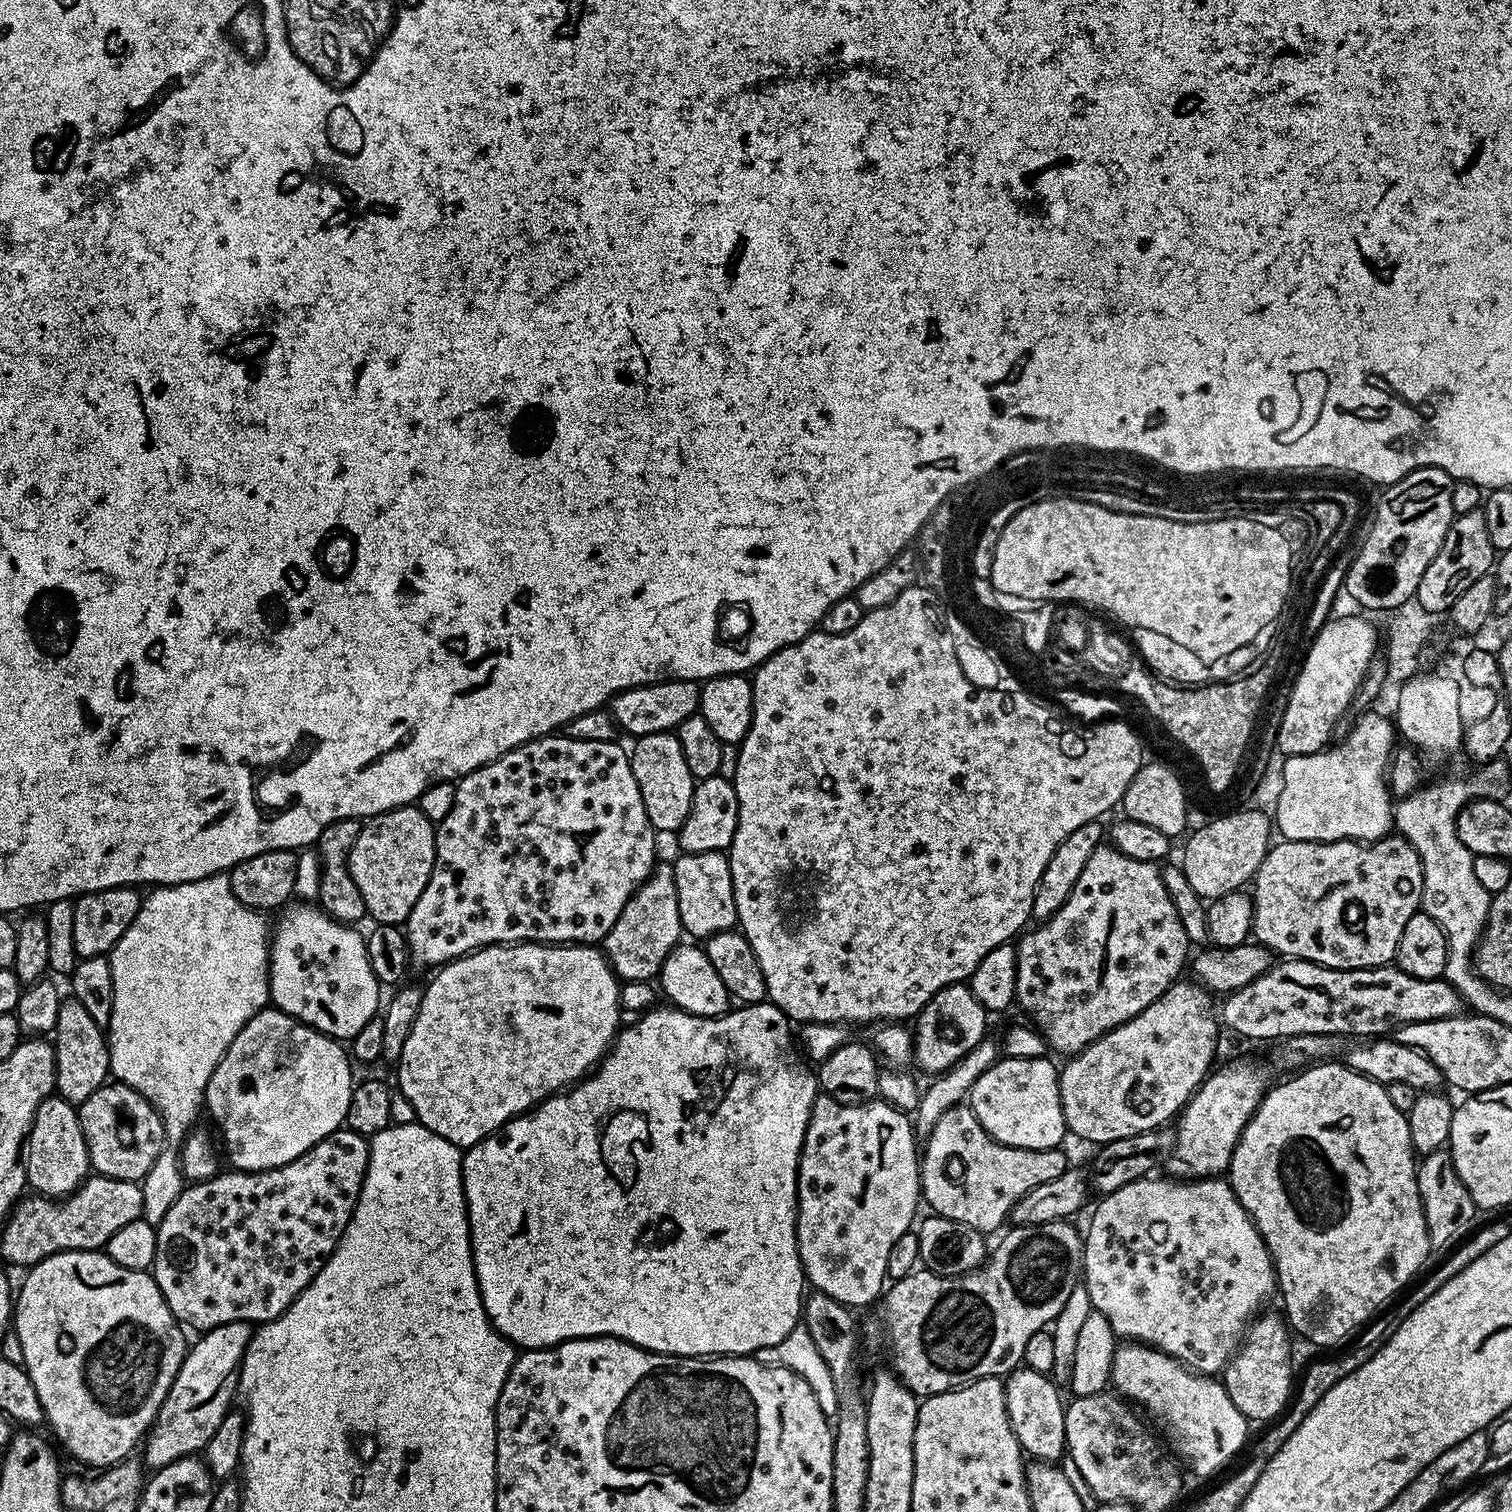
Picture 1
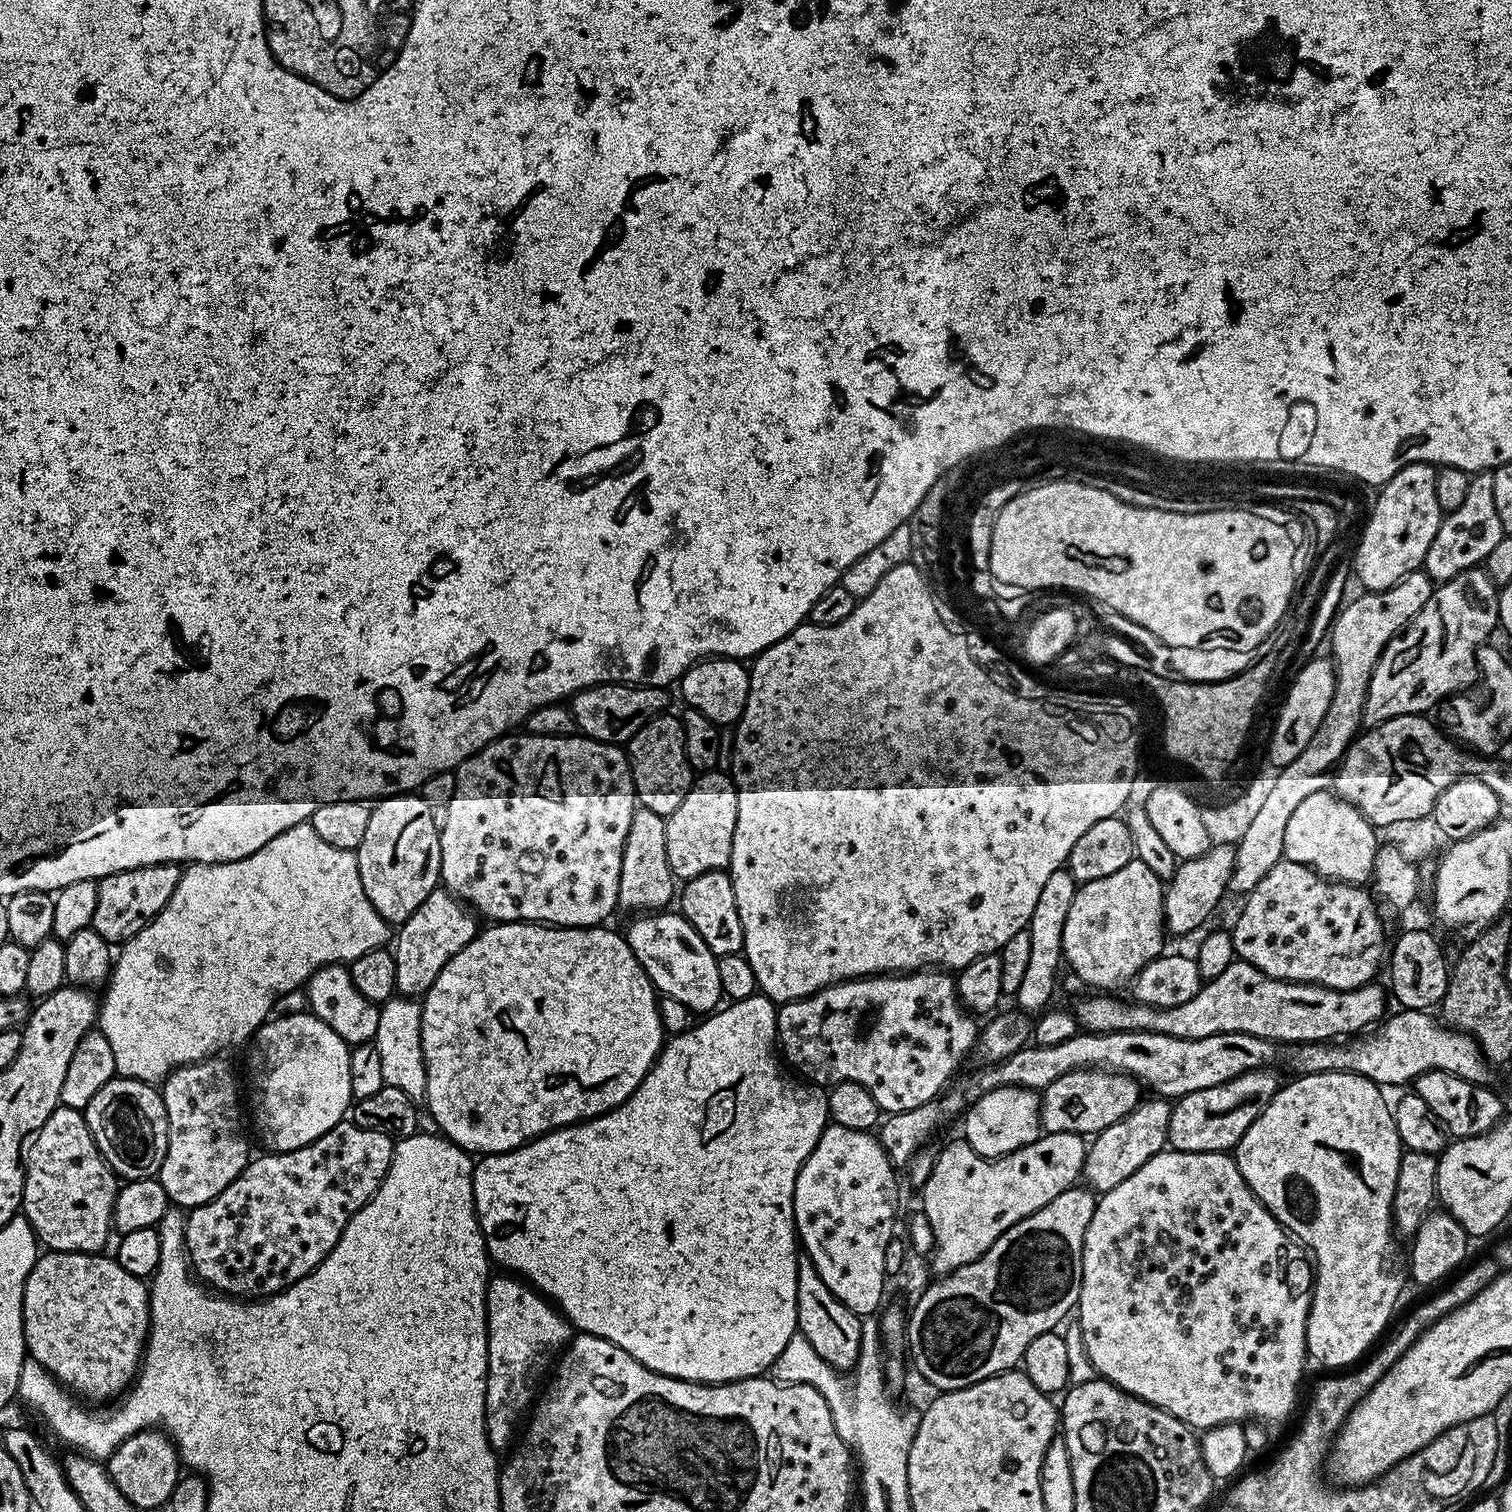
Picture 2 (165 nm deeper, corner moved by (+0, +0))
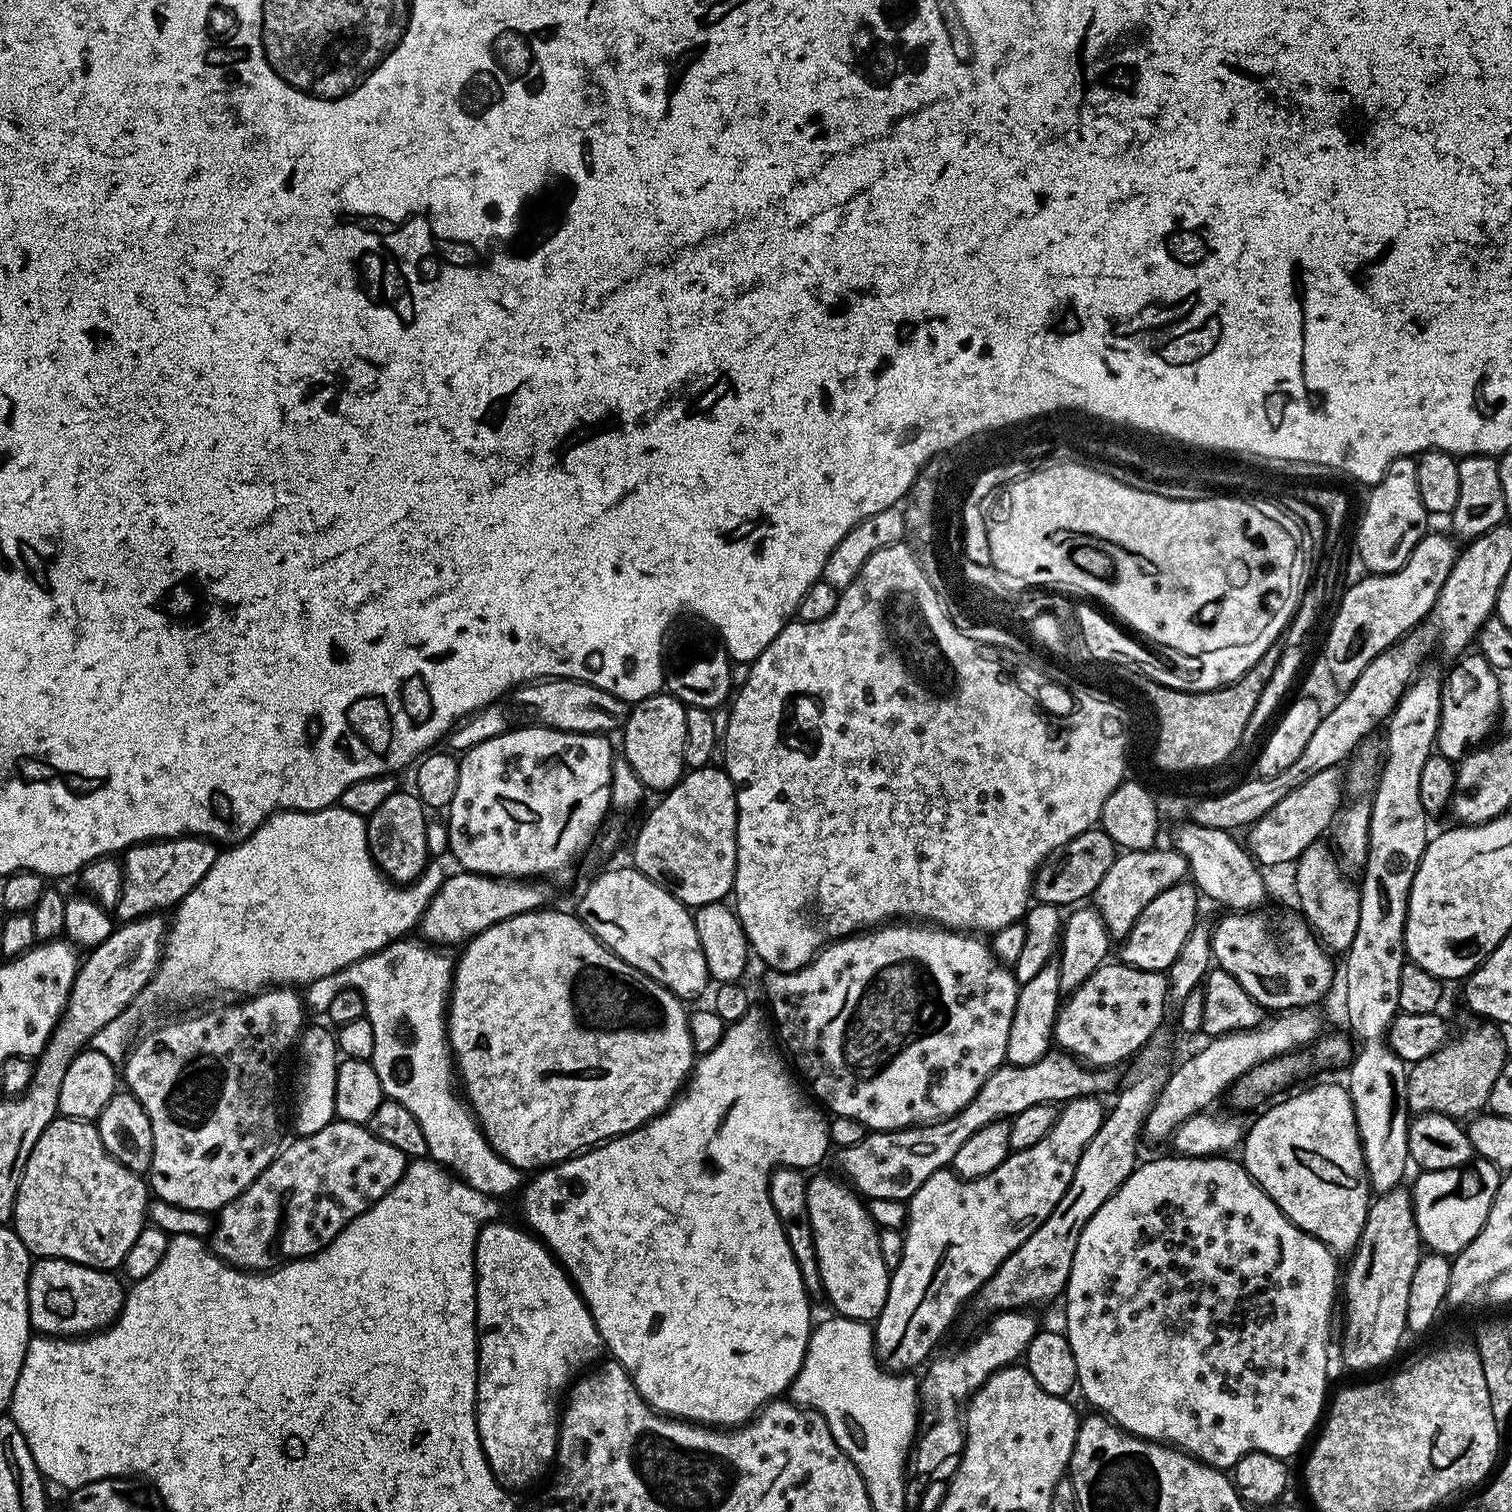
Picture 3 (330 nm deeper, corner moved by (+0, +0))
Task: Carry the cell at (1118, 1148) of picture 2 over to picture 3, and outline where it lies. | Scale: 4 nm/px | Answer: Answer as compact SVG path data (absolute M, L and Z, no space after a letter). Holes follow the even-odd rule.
M1314 1006L1284 1009L1283 1012L1261 1019L1253 1028L1211 1037L1204 1048L1169 1073L1166 1086L1159 1092L1144 1120L1143 1139L1152 1144L1165 1143L1177 1126L1209 1109L1206 1107L1223 1091L1225 1093L1231 1089L1237 1078L1254 1066L1314 1044L1325 1031L1324 1020L1318 1011Z

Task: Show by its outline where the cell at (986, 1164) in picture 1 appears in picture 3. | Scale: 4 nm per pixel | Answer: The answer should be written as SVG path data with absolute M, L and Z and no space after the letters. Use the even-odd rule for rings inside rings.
M1079 1096L1077 1100L1067 1101L1059 1109L1058 1119L1042 1138L1042 1142L1034 1142L1021 1152L1012 1152L990 1174L980 1176L976 1180L963 1180L948 1168L938 1170L918 1186L912 1199L907 1201L908 1219L904 1227L904 1246L902 1260L889 1275L886 1302L883 1310L874 1321L873 1336L875 1338L876 1357L881 1365L890 1372L902 1374L916 1367L937 1344L944 1332L949 1328L958 1310L968 1299L975 1297L982 1285L993 1276L1050 1218L1054 1206L1062 1202L1070 1182L1074 1178L1074 1170L1078 1166L1078 1158L1082 1158L1082 1150L1098 1134L1106 1115L1106 1108L1099 1104L1099 1099L1090 1096Z

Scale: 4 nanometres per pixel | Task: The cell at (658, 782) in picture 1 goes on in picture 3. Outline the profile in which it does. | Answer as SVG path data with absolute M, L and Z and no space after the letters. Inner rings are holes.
M667 691L637 700L631 705L628 719L622 725L624 732L623 759L634 766L634 774L642 778L645 789L663 794L673 788L685 774L686 765L682 746L686 746L686 714L688 708Z

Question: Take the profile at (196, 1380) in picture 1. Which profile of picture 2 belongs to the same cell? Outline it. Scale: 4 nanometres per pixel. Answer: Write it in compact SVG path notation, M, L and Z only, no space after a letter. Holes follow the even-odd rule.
M160 1430L135 1432L126 1438L107 1457L106 1467L112 1475L114 1486L118 1486L118 1490L122 1490L122 1494L126 1494L128 1501L138 1510L163 1509L182 1477L182 1461L175 1443L171 1436Z

